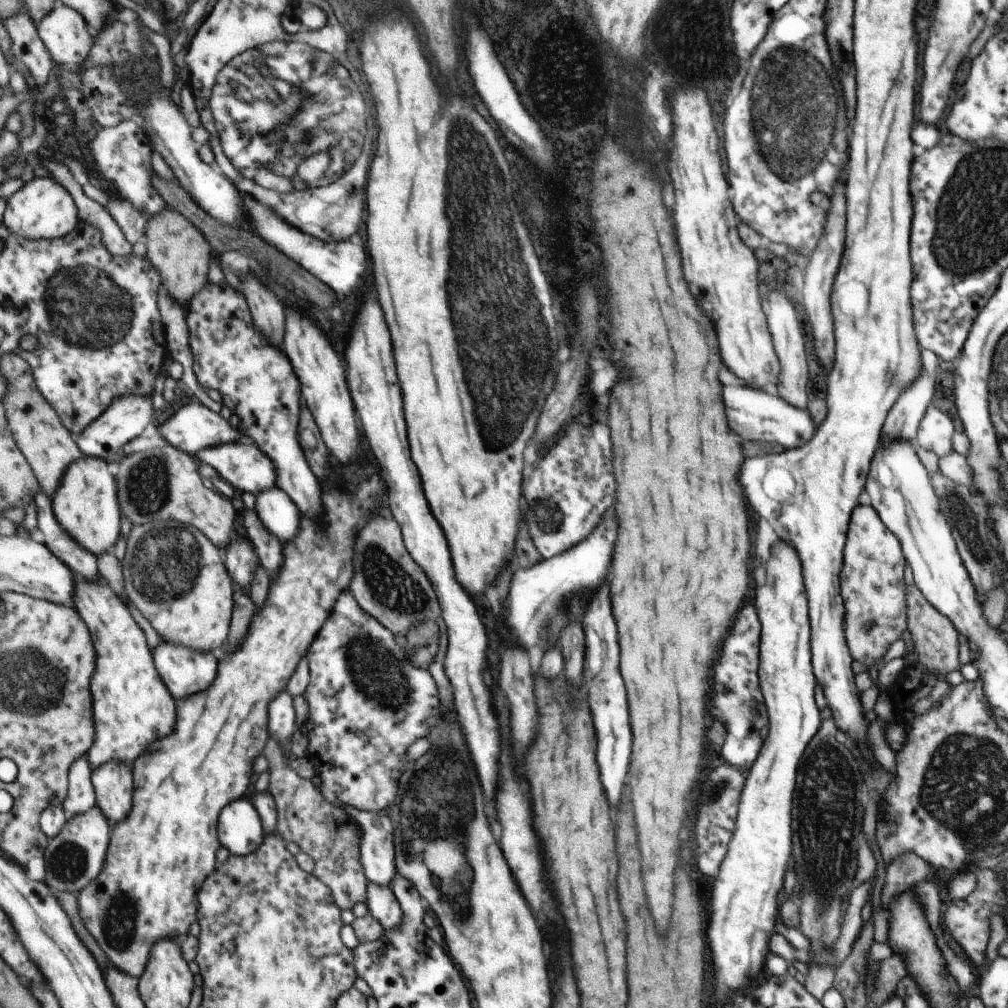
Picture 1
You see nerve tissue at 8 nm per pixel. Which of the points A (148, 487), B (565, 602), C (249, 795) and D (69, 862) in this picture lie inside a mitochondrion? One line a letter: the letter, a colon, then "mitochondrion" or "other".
A: mitochondrion
B: mitochondrion
C: other
D: mitochondrion

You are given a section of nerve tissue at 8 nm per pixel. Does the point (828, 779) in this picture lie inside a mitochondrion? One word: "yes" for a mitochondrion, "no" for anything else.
yes

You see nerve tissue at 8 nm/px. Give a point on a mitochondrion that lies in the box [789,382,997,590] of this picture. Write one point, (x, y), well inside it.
(968, 530)

